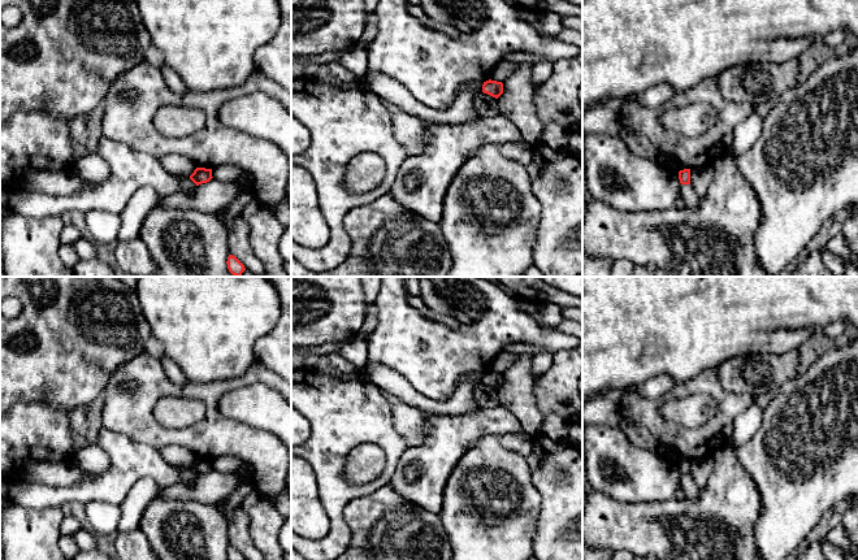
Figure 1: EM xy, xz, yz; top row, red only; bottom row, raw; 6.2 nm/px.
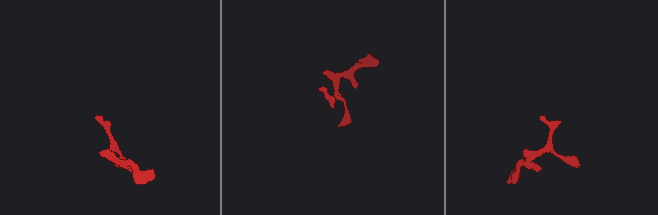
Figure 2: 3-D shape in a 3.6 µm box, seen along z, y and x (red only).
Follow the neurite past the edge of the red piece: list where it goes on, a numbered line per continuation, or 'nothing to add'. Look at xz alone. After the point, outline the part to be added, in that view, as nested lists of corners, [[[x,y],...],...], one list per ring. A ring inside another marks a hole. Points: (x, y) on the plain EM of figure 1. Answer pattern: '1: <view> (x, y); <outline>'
nothing to add

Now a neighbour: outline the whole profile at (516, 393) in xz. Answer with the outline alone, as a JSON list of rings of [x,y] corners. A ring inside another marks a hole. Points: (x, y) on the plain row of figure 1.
[[[519,355],[503,373],[503,385],[497,390],[499,404],[508,408],[519,420],[525,434],[534,435],[545,426],[533,395],[532,356]]]

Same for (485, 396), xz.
[[[484,383],[474,386],[473,399],[480,408],[494,408],[499,405],[497,390]]]

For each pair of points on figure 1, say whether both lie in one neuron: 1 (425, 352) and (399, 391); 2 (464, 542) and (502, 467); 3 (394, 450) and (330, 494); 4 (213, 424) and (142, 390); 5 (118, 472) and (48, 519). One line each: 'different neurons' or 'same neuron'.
1: different neurons
2: same neuron
3: same neuron
4: same neuron
5: different neurons

